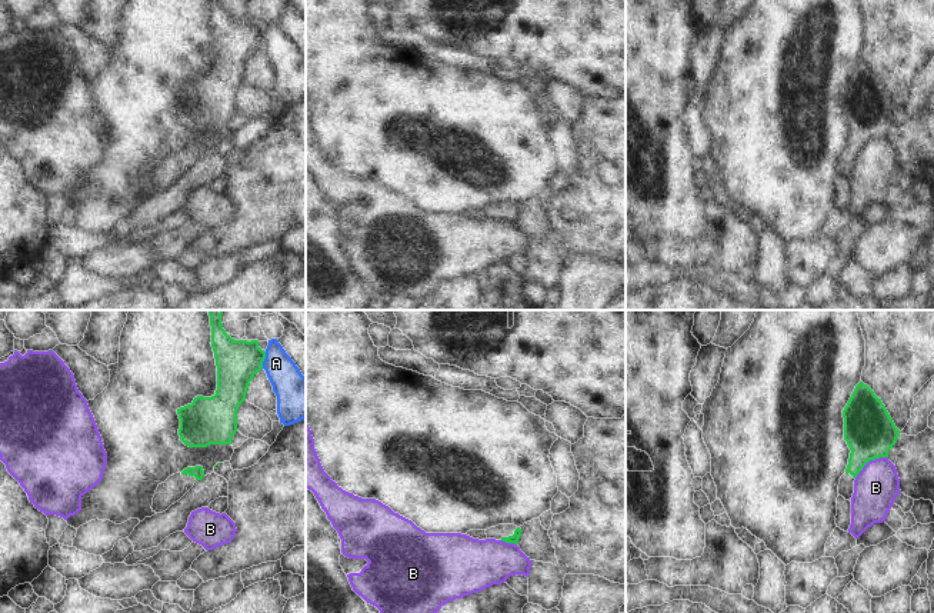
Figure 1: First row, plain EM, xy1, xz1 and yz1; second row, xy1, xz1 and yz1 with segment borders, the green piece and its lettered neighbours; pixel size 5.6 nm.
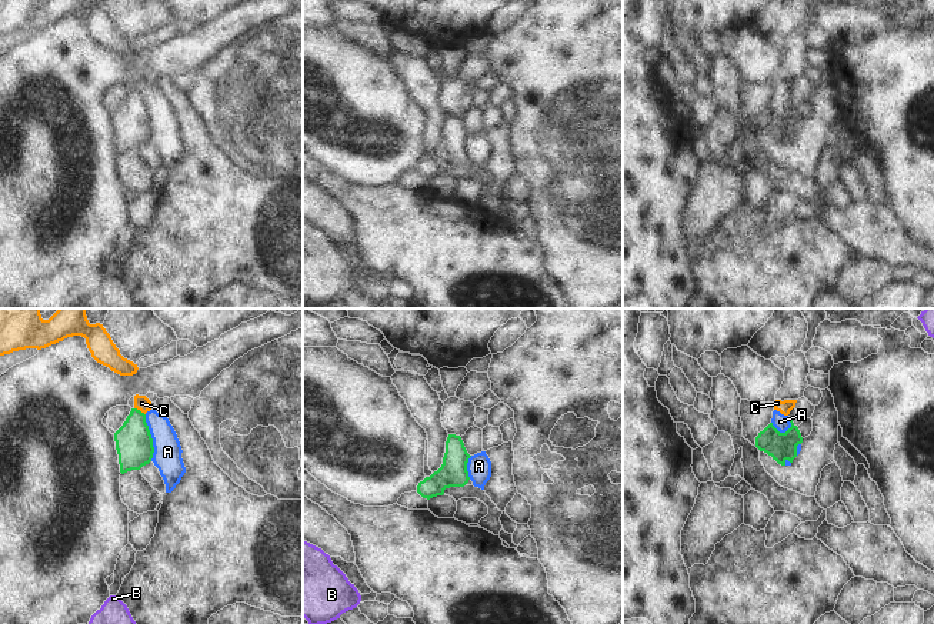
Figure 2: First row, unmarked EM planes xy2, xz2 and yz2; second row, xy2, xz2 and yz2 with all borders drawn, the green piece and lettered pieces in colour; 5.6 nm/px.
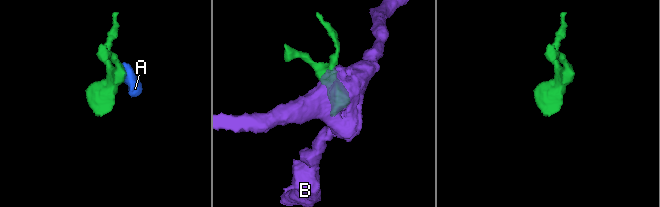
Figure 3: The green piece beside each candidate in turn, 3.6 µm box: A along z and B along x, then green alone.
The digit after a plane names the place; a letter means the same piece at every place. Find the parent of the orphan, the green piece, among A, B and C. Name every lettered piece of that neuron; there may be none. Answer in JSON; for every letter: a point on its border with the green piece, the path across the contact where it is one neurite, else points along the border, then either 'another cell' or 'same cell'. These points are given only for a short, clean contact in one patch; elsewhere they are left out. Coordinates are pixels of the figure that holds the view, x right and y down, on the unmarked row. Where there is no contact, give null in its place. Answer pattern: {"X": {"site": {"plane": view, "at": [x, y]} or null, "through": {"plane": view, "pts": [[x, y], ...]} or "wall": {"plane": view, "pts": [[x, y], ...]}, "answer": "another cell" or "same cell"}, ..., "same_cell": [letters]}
{"A": {"site": {"plane": "xy2", "at": [150, 117]}, "wall": {"plane": "xy2", "pts": [[144, 94], [144, 102], [152, 116], [152, 140]]}, "answer": "another cell"}, "B": {"site": {"plane": "yz1", "at": [870, 139]}, "answer": "another cell"}, "C": {"site": {"plane": "xy2", "at": [139, 90]}, "wall": {"plane": "xy2", "pts": [[134, 87], [144, 94]]}, "answer": "another cell"}, "same_cell": []}

